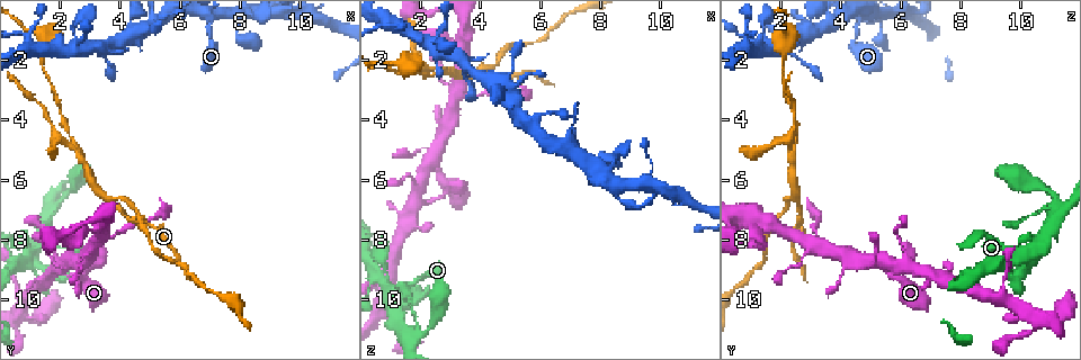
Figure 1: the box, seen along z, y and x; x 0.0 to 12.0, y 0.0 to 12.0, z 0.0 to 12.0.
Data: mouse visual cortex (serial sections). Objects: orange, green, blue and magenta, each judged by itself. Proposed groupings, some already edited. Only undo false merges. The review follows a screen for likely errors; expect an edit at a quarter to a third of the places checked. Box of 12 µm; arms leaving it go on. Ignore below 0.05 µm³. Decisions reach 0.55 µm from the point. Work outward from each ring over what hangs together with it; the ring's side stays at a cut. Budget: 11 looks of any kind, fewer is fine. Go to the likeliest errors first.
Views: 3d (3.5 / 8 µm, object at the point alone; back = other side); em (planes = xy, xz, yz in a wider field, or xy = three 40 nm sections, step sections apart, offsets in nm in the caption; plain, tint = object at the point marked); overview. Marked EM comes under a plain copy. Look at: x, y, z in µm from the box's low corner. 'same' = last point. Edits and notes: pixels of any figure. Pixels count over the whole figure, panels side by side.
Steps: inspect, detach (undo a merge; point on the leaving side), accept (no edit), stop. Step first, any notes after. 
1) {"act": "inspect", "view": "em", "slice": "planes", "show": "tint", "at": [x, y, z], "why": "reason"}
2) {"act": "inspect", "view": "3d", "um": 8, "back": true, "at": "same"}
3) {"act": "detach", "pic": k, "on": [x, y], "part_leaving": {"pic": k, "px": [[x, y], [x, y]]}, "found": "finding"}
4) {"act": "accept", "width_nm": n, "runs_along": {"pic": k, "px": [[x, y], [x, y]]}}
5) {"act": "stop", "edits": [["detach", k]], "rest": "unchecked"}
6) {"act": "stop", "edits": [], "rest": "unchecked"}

{"act": "inspect", "view": "em", "slice": "xy", "step": 5, "show": "tint", "at": [2.7, 5.3, 2.4], "why": "arms part here"}

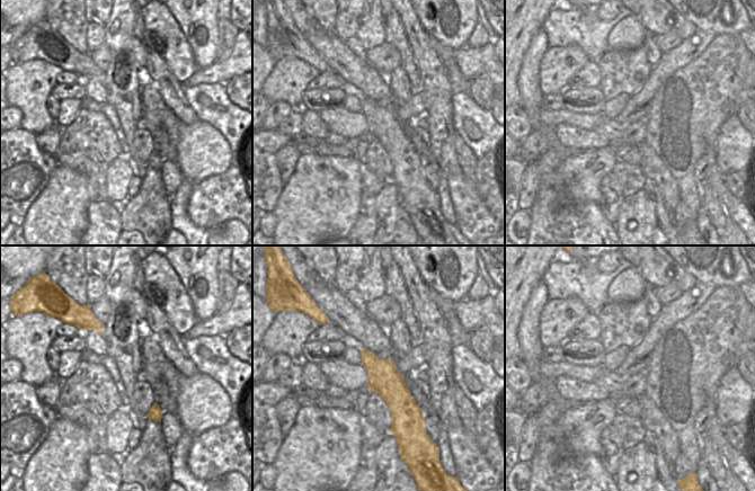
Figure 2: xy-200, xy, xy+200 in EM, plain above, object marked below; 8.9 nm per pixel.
{"act": "inspect", "view": "3d", "um": 3.5, "at": "same", "why": "see where the arms go"}

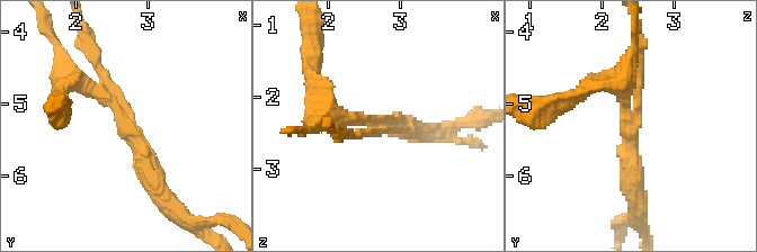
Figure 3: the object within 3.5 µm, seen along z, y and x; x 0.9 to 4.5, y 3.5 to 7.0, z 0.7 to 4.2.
{"act": "detach", "pic": 3, "on": [94, 87], "arms": 3, "part_leaving": {"pic": 3, "px": [[119, 119], [106, 98], [78, 81], [61, 98]]}, "found": "two cells meet here"}

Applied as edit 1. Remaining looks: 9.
{"act": "inspect", "view": "overview", "why": "see it whole again"}

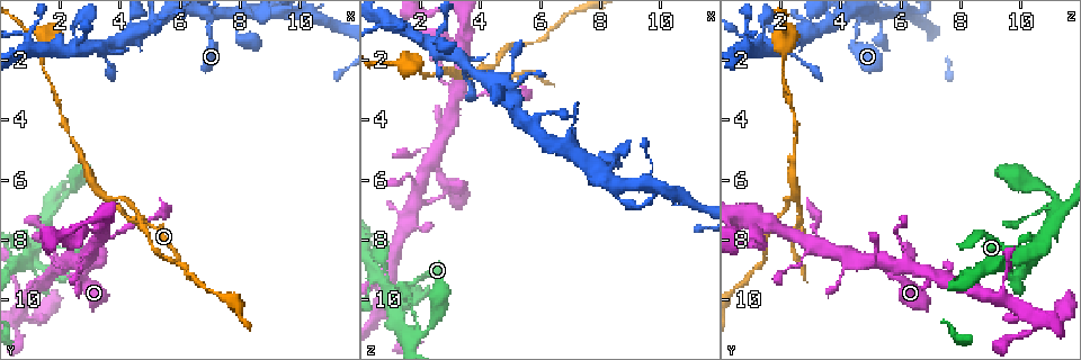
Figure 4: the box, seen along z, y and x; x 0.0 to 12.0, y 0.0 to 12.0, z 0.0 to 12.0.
{"act": "inspect", "view": "3d", "um": 8, "at": [1.1, 8.4, 9.6], "why": "small branch off a trunk"}

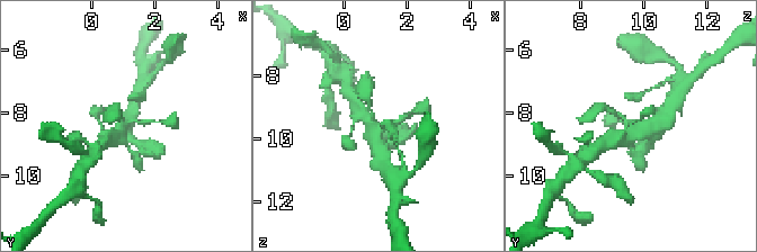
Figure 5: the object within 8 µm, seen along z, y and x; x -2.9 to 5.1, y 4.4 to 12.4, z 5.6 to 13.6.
{"act": "inspect", "view": "3d", "um": 3.5, "at": [1.1, 8.3, 9.6]}

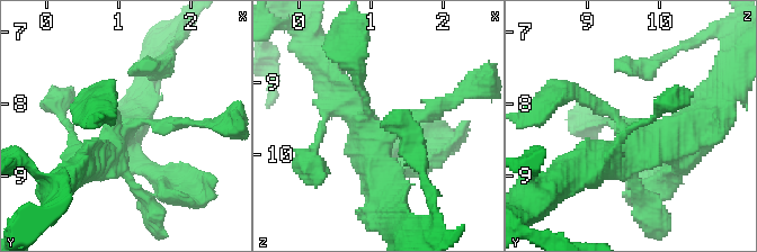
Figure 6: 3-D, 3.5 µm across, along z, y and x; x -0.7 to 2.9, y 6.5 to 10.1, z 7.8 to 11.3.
{"act": "inspect", "view": "em", "slice": "xy", "step": 5, "show": "tint", "at": [1.10, 8.40, 9.65], "why": "now the EM"}

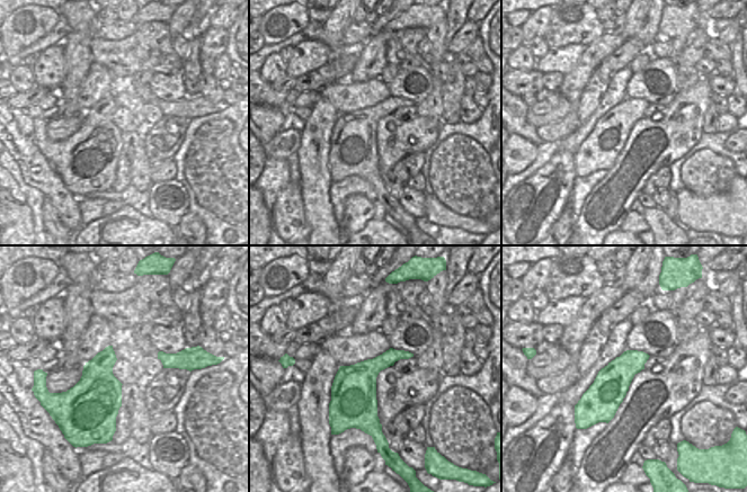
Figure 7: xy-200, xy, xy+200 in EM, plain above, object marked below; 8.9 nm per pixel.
{"act": "accept", "found": "one cell here"}

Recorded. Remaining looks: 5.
{"act": "inspect", "view": "3d", "um": 8, "at": [6.9, 0.8, 4.6], "why": "calibre changes"}

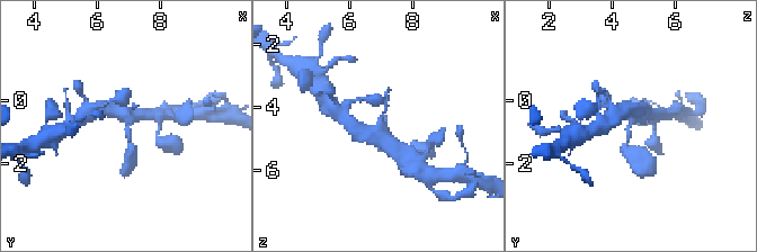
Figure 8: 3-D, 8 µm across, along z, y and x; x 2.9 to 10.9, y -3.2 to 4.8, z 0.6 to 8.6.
{"act": "inspect", "view": "em", "slice": "xy", "step": 1, "show": "tint", "at": [6.9, 0.8, 4.6], "why": "now the EM"}

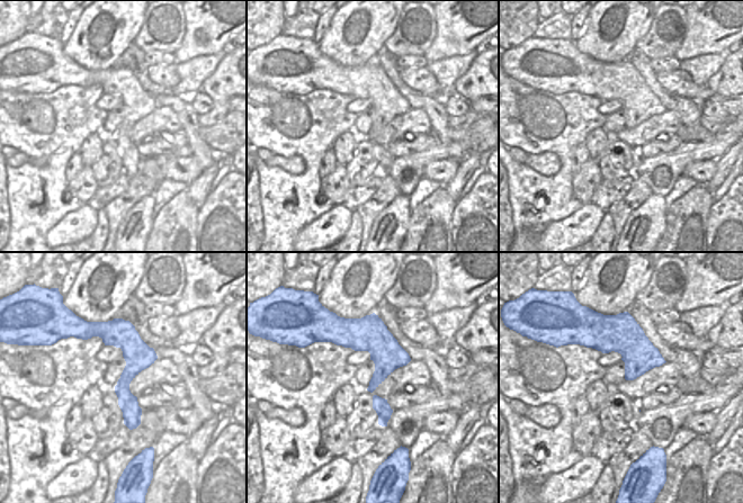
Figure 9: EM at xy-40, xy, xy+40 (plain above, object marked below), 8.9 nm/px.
{"act": "accept", "runs_along": {"pic": 9, "px": [[364, 320], [381, 343], [372, 393], [384, 423]]}, "found": "one cell here"}

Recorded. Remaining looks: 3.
{"act": "inspect", "view": "3d", "um": 3.5, "back": true, "at": [3.2, 8.1, 3.2], "why": "three arms meet"}

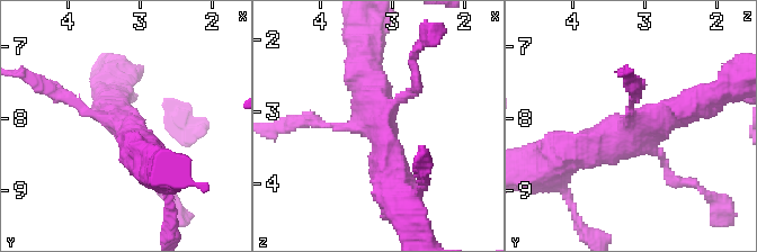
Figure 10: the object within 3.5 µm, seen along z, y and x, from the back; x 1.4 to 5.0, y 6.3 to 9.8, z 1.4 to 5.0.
{"act": "inspect", "view": "em", "slice": "planes", "show": "tint", "at": [3.20, 8.10, 3.15]}

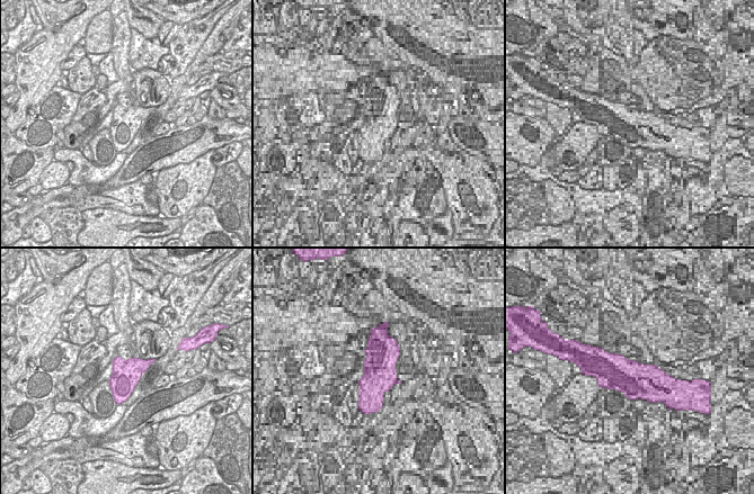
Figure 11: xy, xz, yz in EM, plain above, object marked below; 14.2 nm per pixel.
{"act": "accept", "runs_along": {"pic": 10, "px": [[568, 152], [695, 104]]}, "found": "one cell here"}

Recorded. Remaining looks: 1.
{"act": "stop", "edits": [["detach", 3]], "rest": "unchecked"}

